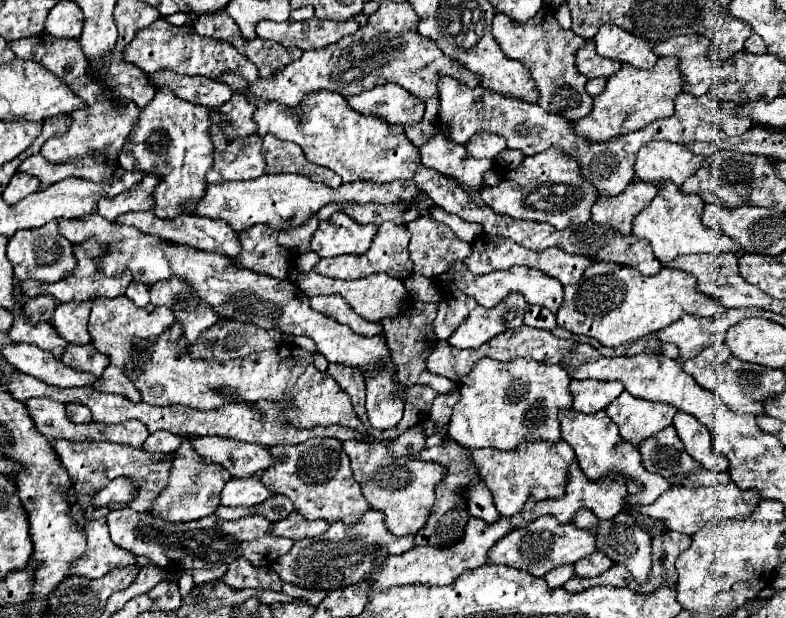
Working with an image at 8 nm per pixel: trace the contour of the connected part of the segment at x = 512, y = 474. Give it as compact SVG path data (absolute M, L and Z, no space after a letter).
M527 440L525 444L519 444L519 448L501 452L495 448L483 448L483 450L469 450L471 460L475 464L475 470L479 472L485 486L493 492L495 506L499 514L513 516L521 512L523 504L529 496L533 498L561 498L565 490L565 480L569 466L577 460L573 448L565 442L547 442L547 440Z

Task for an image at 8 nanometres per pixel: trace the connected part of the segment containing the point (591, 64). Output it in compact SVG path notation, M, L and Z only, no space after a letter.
M593 38L585 40L585 46L577 50L577 70L581 74L585 74L587 78L593 78L593 76L605 76L605 78L609 78L619 68L621 68L619 60L609 60L609 58L603 58L603 56L599 56L595 52Z

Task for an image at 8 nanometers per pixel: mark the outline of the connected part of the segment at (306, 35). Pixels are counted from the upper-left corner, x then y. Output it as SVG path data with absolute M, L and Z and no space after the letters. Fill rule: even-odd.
M309 18L303 22L261 20L257 24L257 36L279 42L287 48L301 48L301 50L325 48L357 30L359 30L359 24L353 18L345 22L319 20L319 18Z

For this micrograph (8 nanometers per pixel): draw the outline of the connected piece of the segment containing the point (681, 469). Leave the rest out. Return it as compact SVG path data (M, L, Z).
M667 426L659 430L657 434L643 440L639 446L639 454L643 460L643 466L649 468L649 472L663 476L671 482L675 474L689 474L697 468L701 468L691 456L683 450L683 444L679 436L675 434L673 426Z

